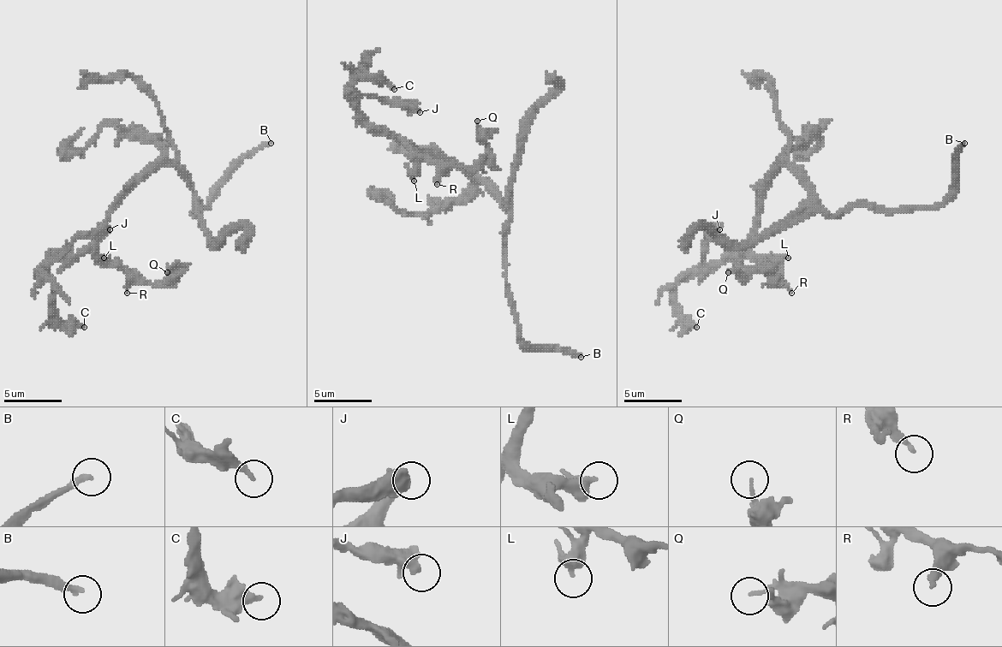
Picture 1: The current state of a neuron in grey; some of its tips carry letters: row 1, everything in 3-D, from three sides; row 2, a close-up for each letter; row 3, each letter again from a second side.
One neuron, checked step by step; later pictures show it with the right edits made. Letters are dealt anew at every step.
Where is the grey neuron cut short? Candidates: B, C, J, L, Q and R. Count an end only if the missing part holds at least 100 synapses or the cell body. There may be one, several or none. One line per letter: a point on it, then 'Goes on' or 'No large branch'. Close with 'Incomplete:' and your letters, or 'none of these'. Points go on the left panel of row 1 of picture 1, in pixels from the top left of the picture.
B: Place: (271, 143). Goes on
C: Place: (84, 327). No large branch
J: Place: (110, 229). No large branch
L: Place: (104, 258). No large branch
Q: Place: (167, 272). No large branch
R: Place: (127, 293). No large branch
Incomplete: B

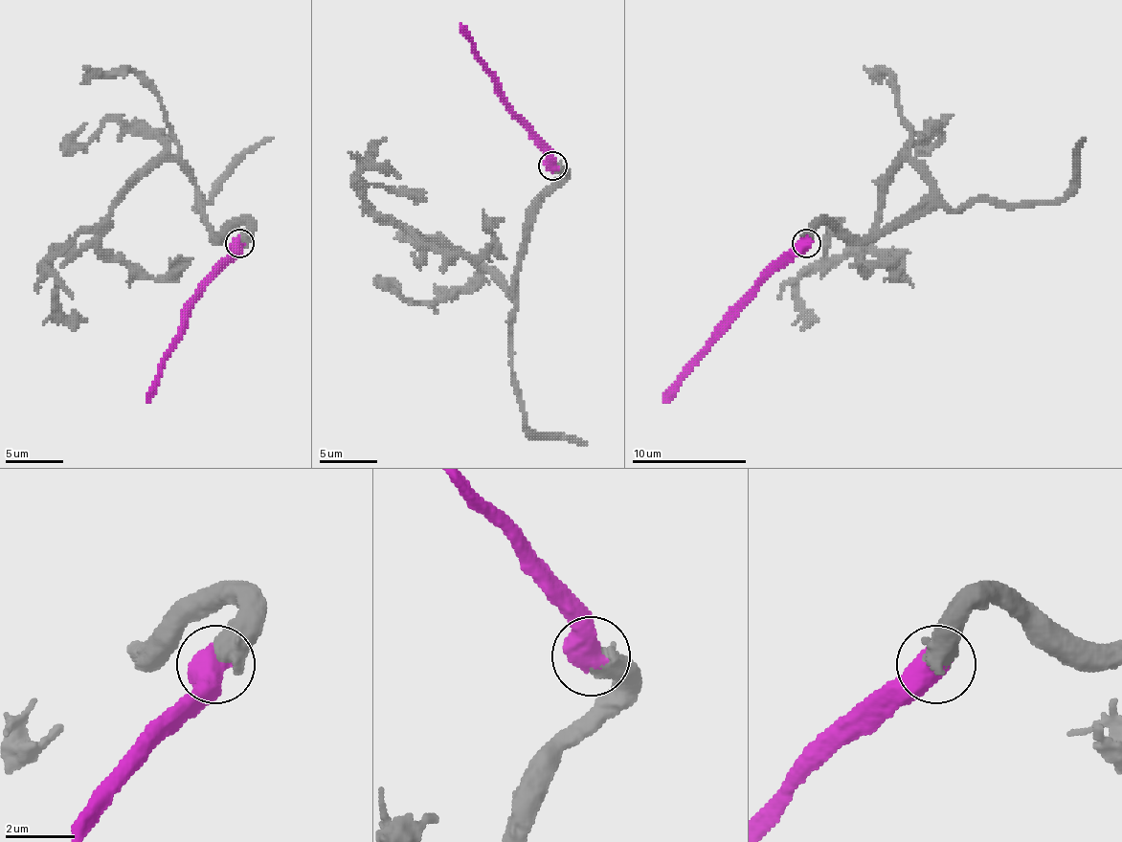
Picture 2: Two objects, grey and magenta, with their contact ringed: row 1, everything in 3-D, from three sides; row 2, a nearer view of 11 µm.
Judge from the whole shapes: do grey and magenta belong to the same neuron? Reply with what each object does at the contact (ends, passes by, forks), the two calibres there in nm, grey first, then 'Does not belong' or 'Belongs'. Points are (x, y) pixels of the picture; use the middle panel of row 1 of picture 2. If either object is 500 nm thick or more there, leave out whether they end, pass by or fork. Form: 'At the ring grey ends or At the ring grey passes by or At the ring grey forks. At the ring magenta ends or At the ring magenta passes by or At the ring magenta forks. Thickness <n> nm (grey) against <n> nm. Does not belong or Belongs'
Thickness 600 nm (grey) against 750 nm. Belongs

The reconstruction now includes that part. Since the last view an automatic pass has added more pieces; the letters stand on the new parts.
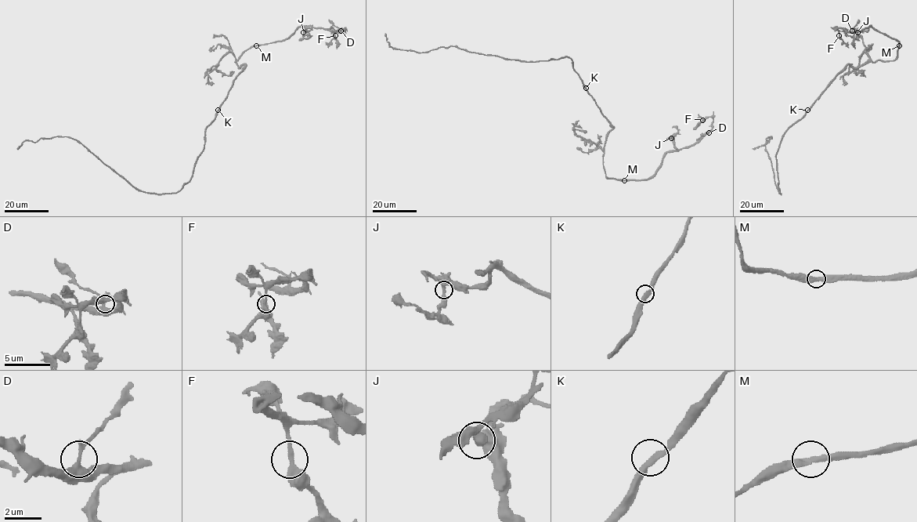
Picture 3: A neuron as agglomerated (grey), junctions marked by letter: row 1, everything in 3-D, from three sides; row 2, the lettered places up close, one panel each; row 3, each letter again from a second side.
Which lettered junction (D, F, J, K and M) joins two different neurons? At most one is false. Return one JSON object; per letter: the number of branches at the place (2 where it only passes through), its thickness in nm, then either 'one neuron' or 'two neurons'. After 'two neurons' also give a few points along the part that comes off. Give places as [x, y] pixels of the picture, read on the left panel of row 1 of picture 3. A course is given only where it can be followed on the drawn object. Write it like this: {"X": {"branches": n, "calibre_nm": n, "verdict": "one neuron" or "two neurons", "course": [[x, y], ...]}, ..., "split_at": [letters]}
{"D": {"branches": 2, "calibre_nm": 340, "verdict": "one neuron"}, "F": {"branches": 2, "calibre_nm": 300, "verdict": "one neuron"}, "J": {"branches": 2, "calibre_nm": 360, "verdict": "one neuron"}, "K": {"branches": 2, "calibre_nm": 360, "verdict": "one neuron"}, "M": {"branches": 2, "calibre_nm": 320, "verdict": "one neuron"}, "split_at": []}

